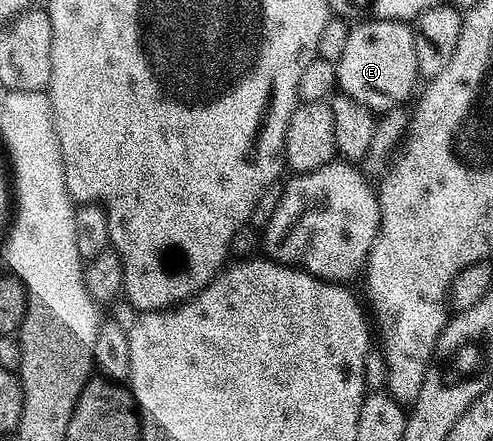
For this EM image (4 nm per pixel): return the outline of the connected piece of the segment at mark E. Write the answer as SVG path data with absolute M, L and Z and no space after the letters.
M371 17L369 21L350 27L348 44L336 63L338 90L352 96L352 100L360 100L360 104L364 104L364 108L369 110L375 112L396 110L406 104L402 102L411 101L420 82L414 32L405 22L380 20L375 17Z

